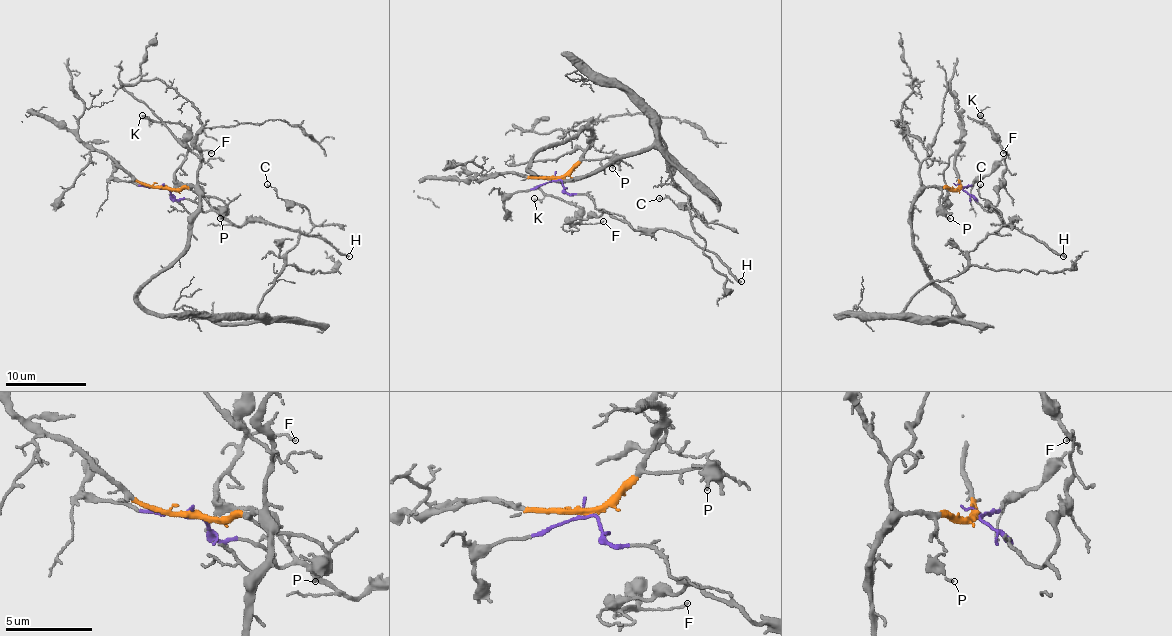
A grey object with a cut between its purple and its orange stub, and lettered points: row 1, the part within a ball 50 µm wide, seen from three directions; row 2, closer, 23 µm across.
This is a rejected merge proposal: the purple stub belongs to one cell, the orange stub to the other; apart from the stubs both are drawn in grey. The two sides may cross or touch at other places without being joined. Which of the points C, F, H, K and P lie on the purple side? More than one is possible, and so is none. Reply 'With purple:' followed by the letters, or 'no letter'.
With purple: F, H, K

